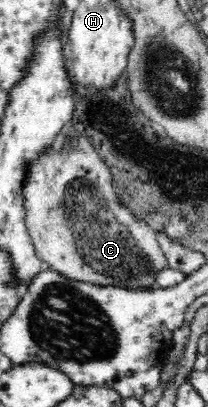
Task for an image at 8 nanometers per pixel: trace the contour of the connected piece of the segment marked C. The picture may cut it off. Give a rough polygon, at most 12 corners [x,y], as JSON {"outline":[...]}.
{"outline":[[78,130],[25,169],[36,257],[94,285],[159,288]]}

